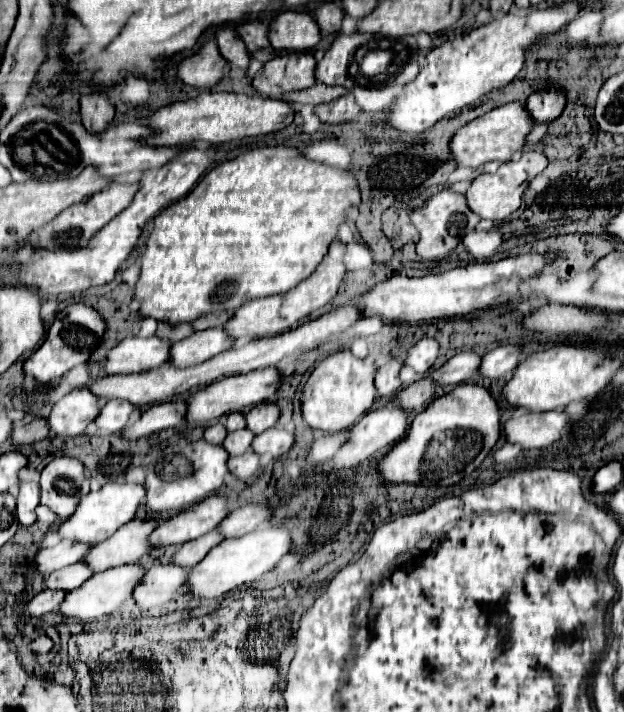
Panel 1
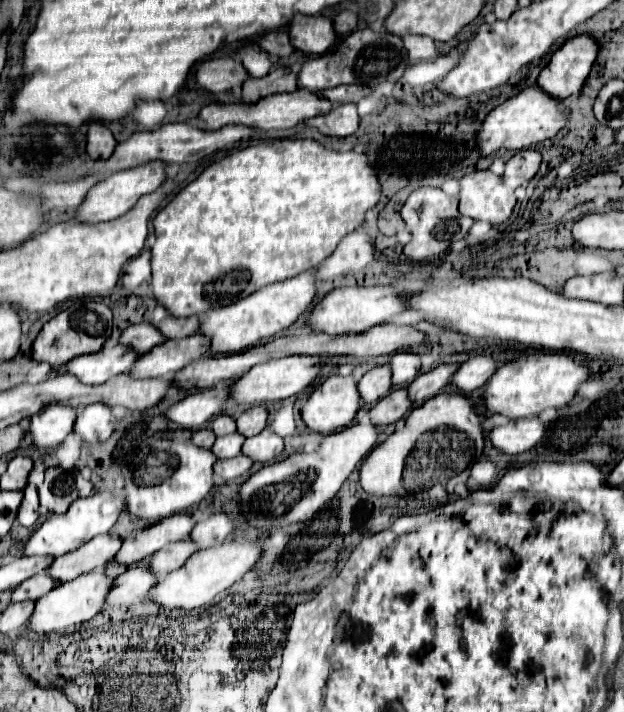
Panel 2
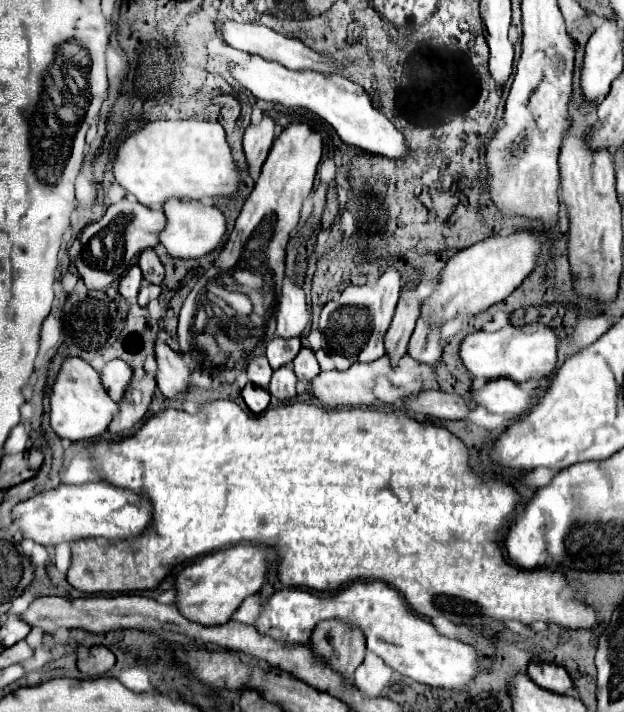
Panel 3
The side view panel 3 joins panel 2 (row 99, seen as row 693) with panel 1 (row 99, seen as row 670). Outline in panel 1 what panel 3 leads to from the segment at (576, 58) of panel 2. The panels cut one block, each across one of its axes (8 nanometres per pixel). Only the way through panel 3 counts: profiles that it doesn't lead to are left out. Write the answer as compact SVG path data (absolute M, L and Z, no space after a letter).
M554 88L534 92L526 102L526 108L536 122L550 122L550 120L558 118L562 114L564 106L566 106L566 94L562 90L554 90Z

